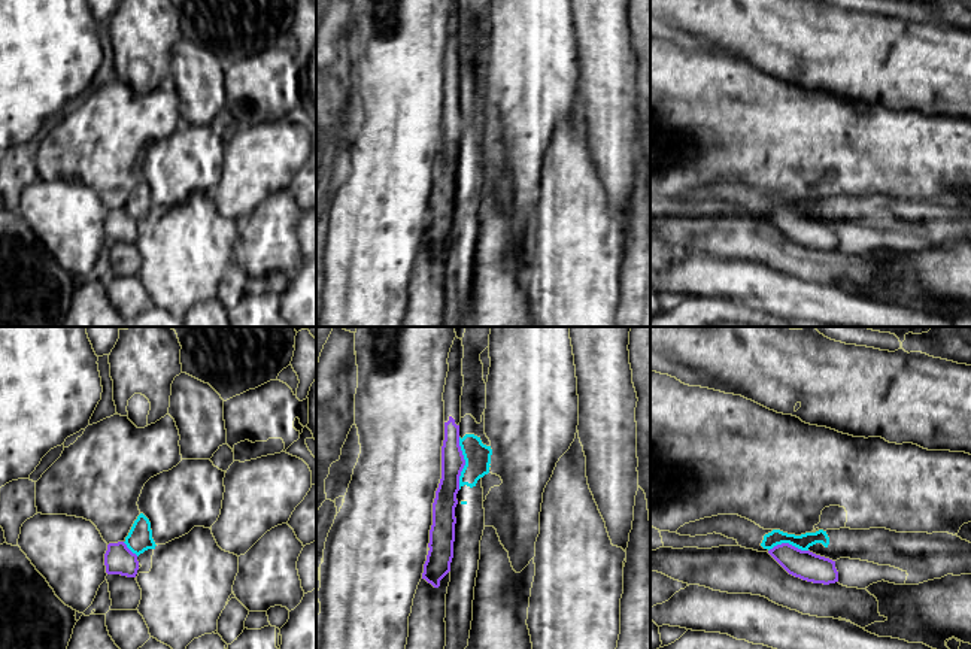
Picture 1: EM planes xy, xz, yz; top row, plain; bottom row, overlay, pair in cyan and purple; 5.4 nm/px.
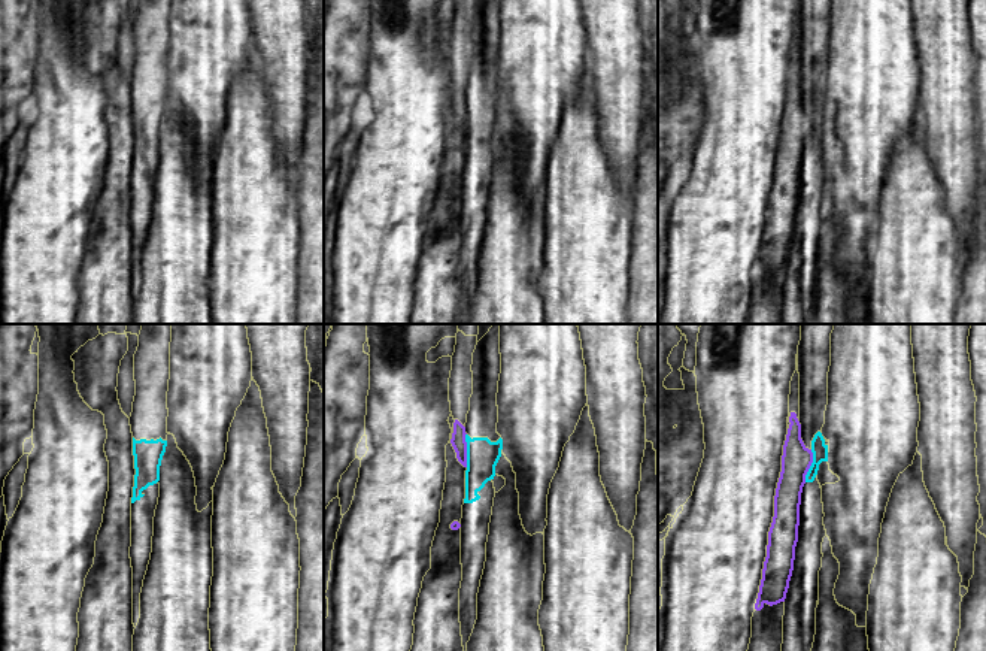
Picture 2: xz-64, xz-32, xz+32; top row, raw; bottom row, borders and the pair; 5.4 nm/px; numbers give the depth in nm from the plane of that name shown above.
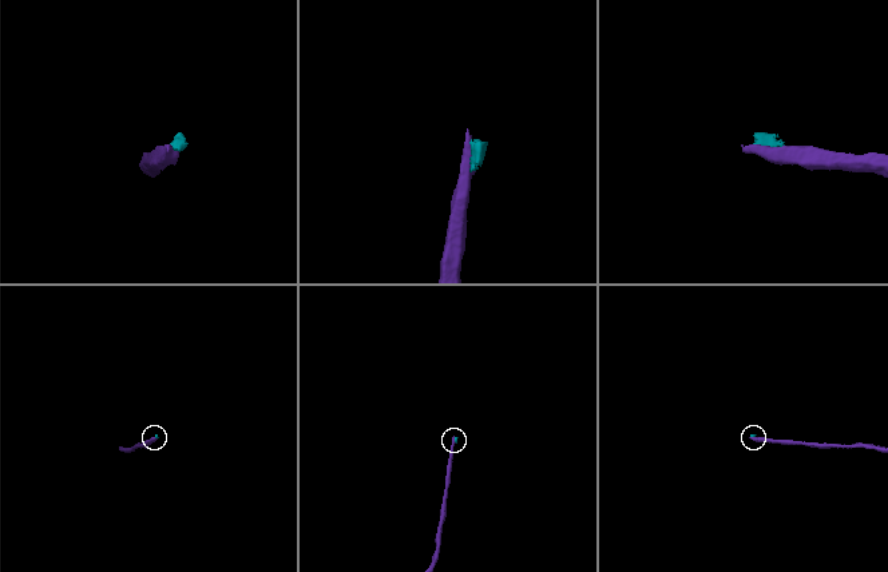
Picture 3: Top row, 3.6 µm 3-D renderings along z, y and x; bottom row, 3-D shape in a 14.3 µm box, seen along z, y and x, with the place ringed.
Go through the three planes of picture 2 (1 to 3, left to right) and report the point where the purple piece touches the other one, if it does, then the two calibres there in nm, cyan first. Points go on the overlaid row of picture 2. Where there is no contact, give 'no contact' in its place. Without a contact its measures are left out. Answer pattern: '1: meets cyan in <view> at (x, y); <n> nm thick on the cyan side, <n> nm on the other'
1: no contact
2: meets cyan in xz-32 at (467, 450); 180 nm thick on the cyan side, 80 nm on the other
3: meets cyan in xz+32 at (810, 466); 90 nm thick on the cyan side, 160 nm on the other

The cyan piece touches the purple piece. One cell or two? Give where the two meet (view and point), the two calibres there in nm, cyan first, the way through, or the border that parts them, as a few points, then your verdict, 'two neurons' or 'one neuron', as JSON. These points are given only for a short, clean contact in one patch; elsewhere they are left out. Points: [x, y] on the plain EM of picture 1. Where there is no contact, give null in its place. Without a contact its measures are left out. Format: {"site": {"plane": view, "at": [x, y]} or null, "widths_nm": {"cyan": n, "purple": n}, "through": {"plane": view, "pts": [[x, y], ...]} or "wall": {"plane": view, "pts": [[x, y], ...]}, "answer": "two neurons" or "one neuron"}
{"site": {"plane": "xz", "at": [466, 129]}, "widths_nm": {"cyan": 140, "purple": 130}, "wall": {"plane": "xz", "pts": [[458, 103], [464, 126], [460, 154]]}, "answer": "two neurons"}

